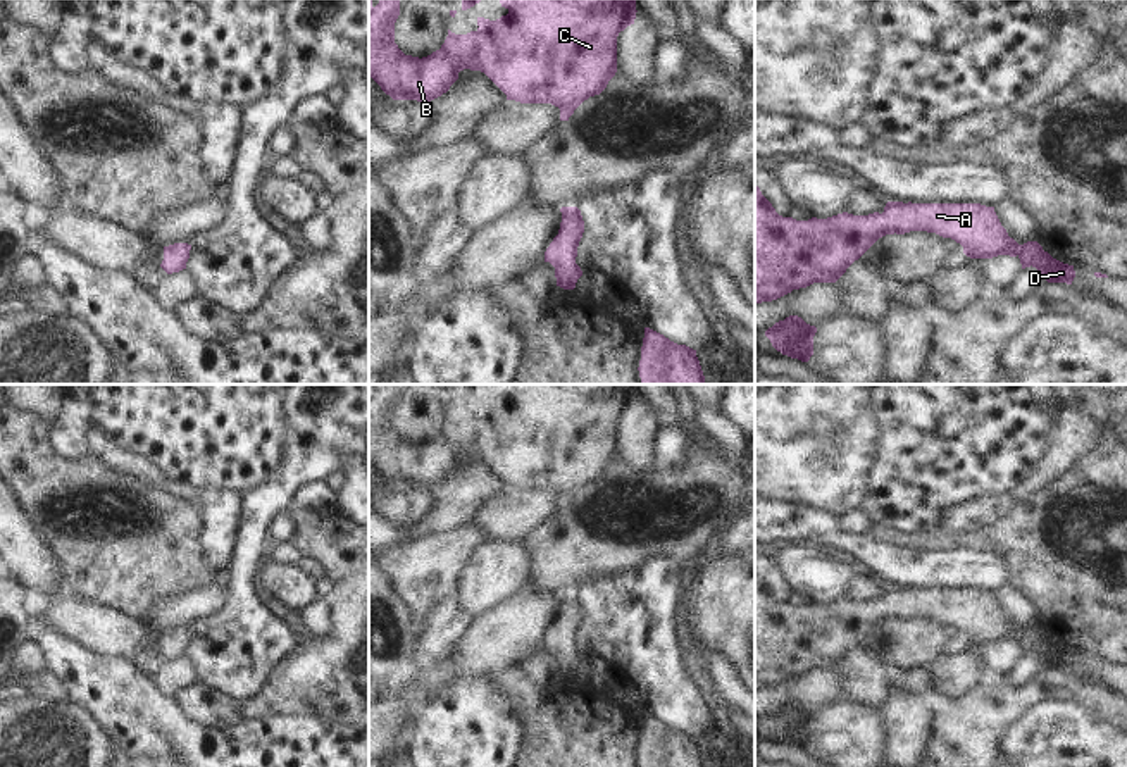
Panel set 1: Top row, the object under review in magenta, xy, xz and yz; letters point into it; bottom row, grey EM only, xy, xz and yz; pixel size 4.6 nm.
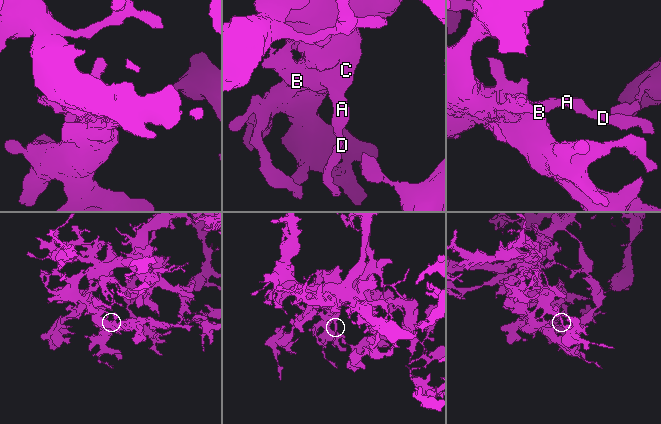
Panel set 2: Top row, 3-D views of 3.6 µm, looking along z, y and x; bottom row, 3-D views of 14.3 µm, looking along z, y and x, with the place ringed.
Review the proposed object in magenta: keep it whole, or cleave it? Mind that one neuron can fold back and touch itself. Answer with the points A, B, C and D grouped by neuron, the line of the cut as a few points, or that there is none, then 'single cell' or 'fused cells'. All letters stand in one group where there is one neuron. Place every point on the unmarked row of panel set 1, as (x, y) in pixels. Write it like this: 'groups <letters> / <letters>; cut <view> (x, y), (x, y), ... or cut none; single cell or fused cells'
groups A B C D; cut none; single cell

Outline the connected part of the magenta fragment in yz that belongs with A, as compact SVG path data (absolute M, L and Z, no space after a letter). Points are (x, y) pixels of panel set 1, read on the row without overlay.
M755 571L755 689L777 686L813 669L836 669L879 624L910 617L927 617L951 624L963 633L963 639L970 645L1018 643L1022 655L1036 653L1048 669L1072 670L1075 664L1074 652L1053 645L1037 627L1018 631L1010 624L994 593L981 589L887 588L882 600L853 602L843 598L827 605L796 607L779 602Z

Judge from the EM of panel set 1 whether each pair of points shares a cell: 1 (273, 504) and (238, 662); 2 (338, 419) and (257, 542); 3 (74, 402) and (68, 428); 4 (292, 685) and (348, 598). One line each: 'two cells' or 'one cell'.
1: one cell
2: one cell
3: one cell
4: one cell

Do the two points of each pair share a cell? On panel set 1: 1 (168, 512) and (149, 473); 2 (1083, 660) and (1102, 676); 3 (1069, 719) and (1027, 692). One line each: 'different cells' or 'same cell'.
1: different cells
2: same cell
3: different cells

